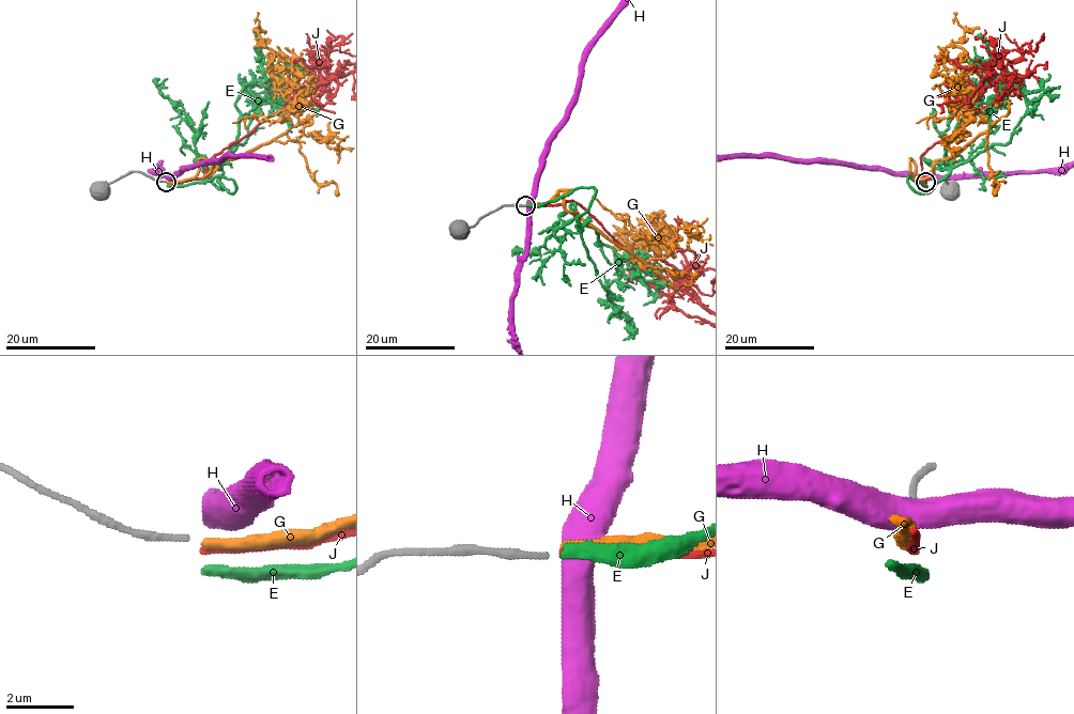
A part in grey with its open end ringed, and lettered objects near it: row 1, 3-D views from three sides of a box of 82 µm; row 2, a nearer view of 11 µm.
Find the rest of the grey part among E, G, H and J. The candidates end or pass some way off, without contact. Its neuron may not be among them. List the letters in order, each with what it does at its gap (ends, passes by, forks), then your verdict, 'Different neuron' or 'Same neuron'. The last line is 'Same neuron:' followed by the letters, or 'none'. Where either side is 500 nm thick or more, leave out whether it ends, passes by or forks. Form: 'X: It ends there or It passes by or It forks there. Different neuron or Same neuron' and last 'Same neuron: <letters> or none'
E: It ends there. Different neuron
G: It ends there. Different neuron
H: Different neuron
J: It ends there. Different neuron
Same neuron: none

